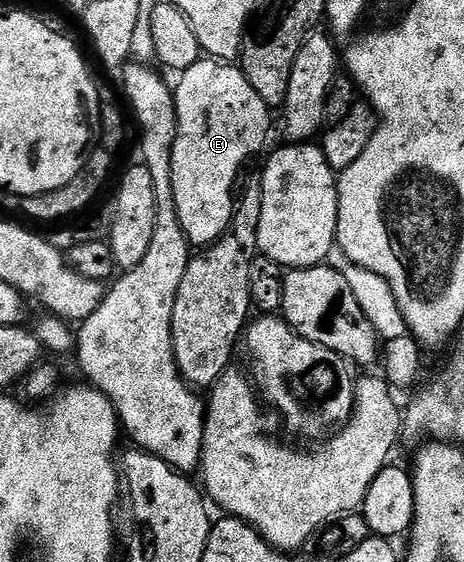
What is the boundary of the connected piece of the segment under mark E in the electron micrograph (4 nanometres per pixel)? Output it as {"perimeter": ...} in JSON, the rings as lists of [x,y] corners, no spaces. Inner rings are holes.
{"perimeter":[[[201,59],[178,77],[179,86],[176,84],[173,89],[175,118],[179,121],[171,160],[173,195],[188,242],[206,247],[229,227],[237,204],[235,180],[243,164],[262,151],[271,129],[272,110],[253,91],[238,64]]]}

